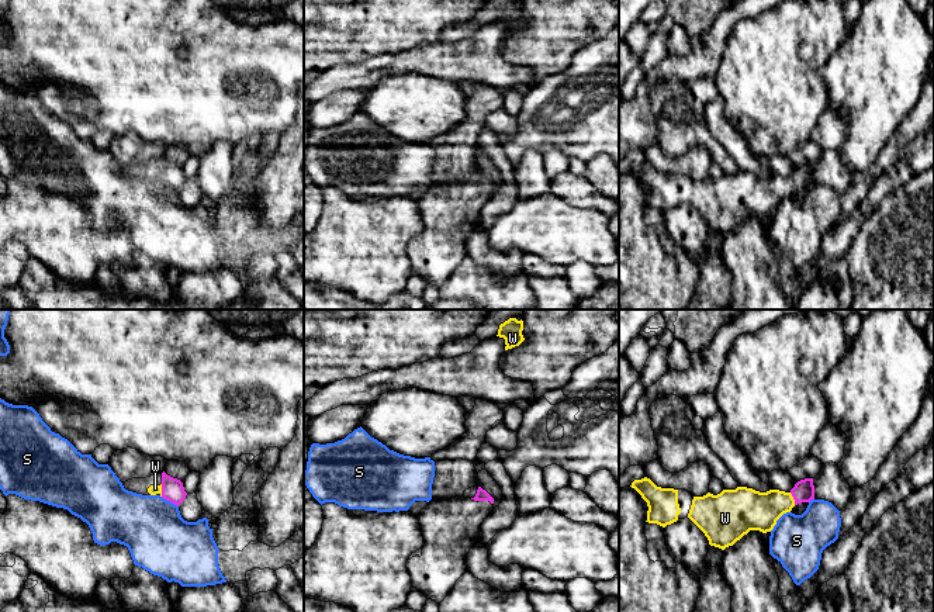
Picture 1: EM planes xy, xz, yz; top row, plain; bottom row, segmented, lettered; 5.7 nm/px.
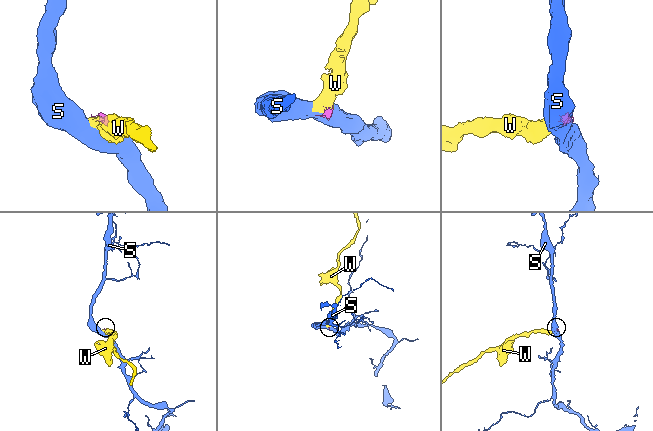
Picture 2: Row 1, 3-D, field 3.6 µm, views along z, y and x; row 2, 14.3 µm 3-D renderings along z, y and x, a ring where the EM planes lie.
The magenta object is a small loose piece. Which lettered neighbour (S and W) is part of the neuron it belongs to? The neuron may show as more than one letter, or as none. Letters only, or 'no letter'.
W

